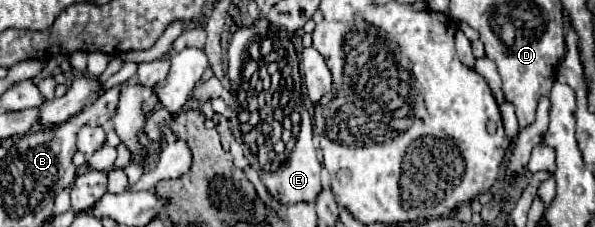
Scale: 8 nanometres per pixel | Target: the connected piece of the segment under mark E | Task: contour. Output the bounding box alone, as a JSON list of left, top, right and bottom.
[261,110,321,204]

